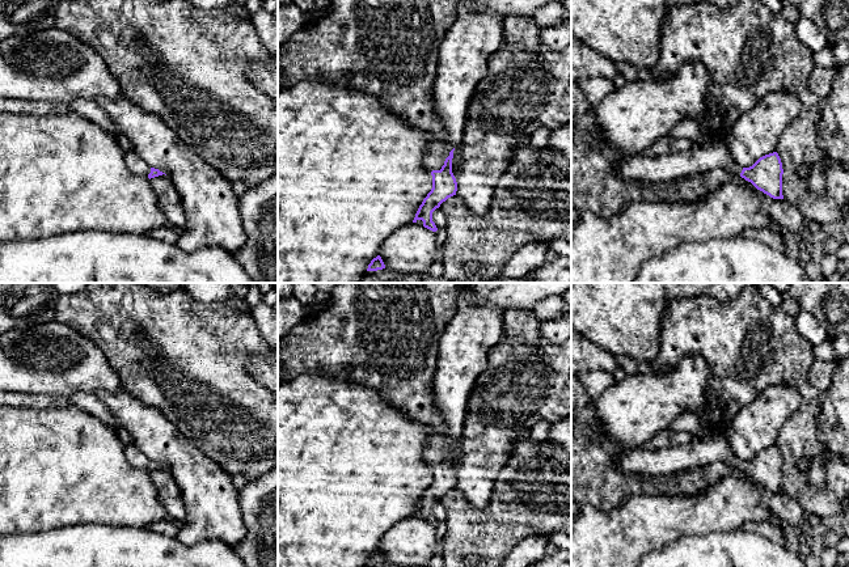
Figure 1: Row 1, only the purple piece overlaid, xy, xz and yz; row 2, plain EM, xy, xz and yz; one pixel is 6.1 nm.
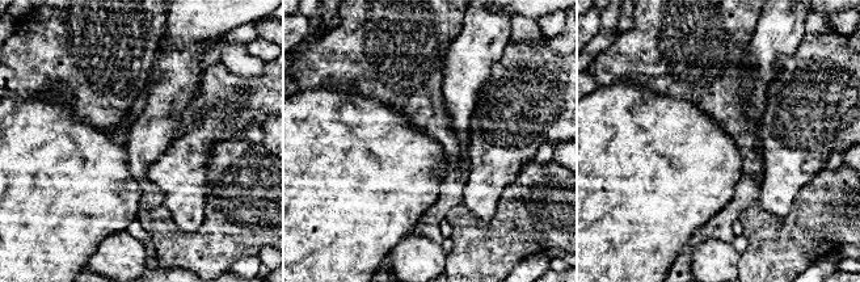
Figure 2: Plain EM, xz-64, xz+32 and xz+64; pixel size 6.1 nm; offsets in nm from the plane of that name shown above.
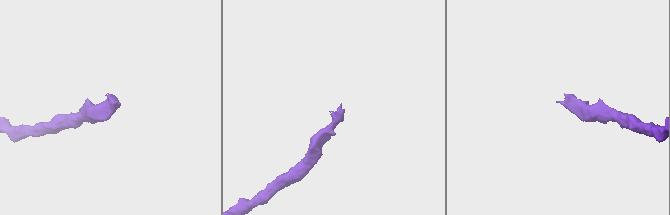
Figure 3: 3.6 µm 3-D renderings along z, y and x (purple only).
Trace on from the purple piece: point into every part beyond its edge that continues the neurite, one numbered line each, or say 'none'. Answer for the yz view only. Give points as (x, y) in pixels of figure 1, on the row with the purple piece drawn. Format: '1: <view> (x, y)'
1: yz (713, 153)

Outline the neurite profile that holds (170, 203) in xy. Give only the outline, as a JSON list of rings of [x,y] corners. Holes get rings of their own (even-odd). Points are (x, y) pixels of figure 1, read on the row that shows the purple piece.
[[[165,174],[151,178],[149,181],[159,196],[160,208],[162,210],[168,224],[182,230],[186,224],[186,216],[179,194],[176,191],[173,183]]]

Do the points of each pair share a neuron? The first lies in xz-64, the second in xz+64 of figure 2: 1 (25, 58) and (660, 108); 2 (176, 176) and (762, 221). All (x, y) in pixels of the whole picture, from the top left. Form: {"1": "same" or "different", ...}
{"1": "different", "2": "different"}

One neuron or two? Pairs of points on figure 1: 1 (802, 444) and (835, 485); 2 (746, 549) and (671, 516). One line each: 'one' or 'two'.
1: one
2: two

